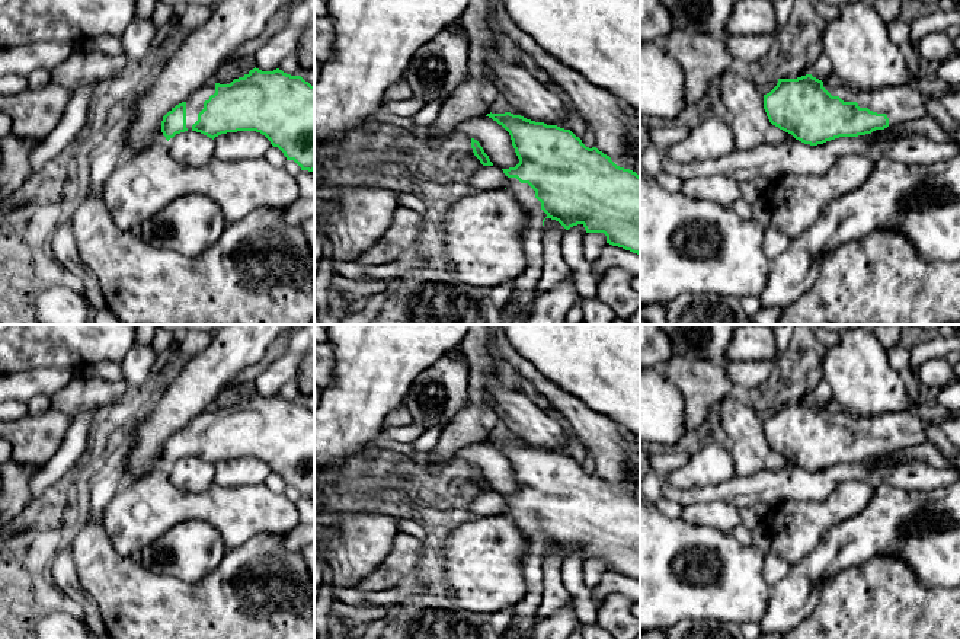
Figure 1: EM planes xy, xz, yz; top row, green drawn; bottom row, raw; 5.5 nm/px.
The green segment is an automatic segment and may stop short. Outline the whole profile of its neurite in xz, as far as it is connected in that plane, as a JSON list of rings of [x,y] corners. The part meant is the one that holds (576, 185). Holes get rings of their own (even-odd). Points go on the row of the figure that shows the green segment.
[[[490,112],[486,116],[511,135],[519,163],[502,169],[509,178],[505,189],[513,194],[528,215],[522,234],[527,268],[513,279],[509,303],[502,309],[502,325],[511,325],[518,314],[527,311],[543,275],[543,226],[547,218],[559,221],[566,230],[582,224],[586,233],[604,233],[607,243],[640,255],[640,176],[617,166],[596,147],[586,147],[570,130],[535,122],[511,112]]]

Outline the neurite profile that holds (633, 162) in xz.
[[[618,102],[624,115],[633,122],[631,128],[631,154],[628,157],[611,157],[611,160],[624,169],[630,169],[640,176],[640,112],[624,102]]]

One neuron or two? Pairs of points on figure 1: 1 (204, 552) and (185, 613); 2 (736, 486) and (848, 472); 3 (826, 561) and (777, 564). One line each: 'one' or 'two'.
1: two
2: one
3: two

